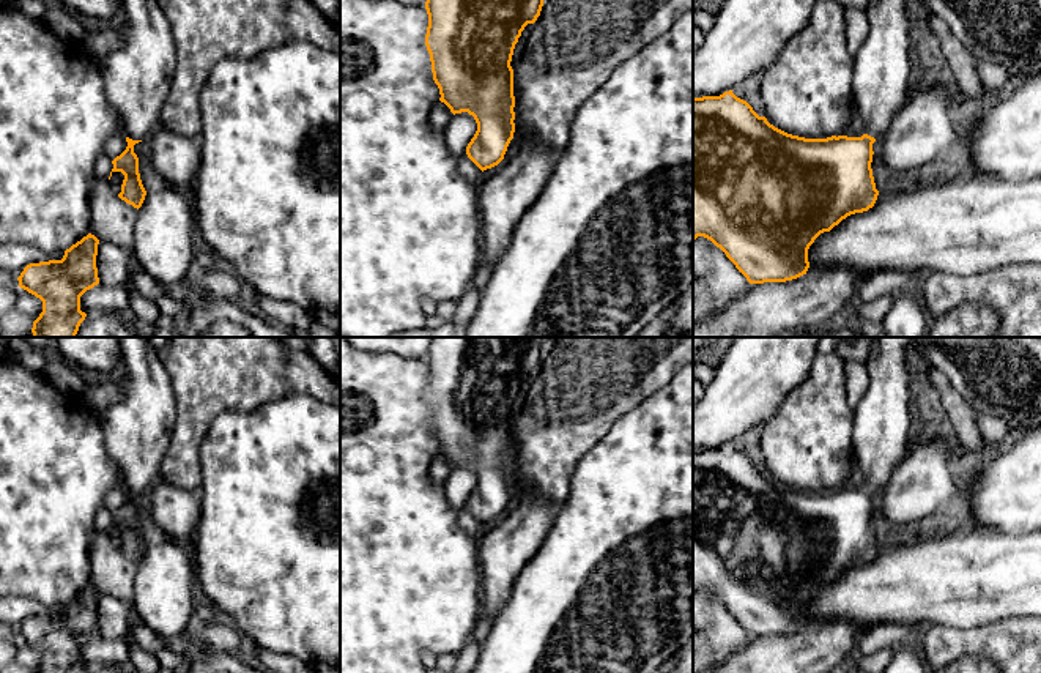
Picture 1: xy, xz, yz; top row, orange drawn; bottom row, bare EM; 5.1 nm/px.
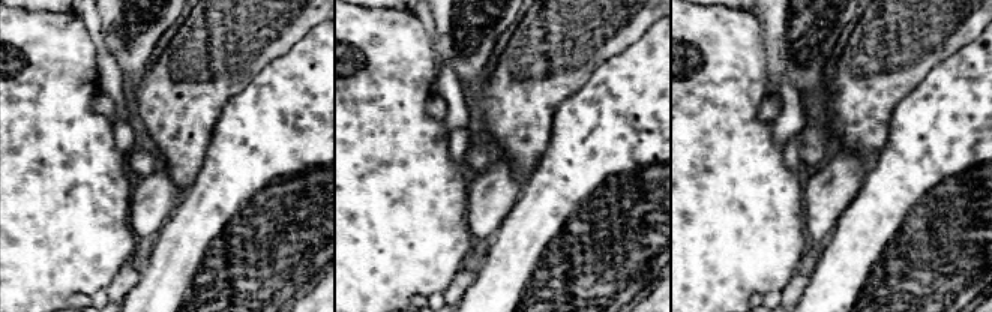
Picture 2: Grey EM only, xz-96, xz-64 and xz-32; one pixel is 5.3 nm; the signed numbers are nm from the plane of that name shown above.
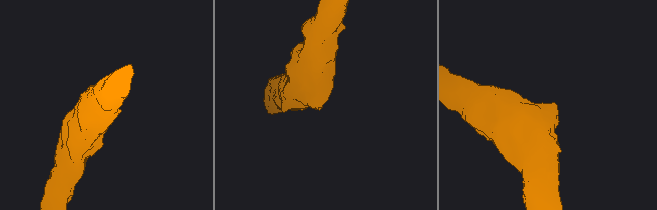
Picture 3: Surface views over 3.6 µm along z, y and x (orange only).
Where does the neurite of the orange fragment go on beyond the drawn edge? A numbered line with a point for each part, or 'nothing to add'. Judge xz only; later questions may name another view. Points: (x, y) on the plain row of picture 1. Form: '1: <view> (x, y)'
nothing to add

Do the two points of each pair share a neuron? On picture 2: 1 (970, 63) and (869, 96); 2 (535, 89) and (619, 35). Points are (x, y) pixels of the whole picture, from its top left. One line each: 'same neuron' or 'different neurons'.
1: different neurons
2: same neuron

